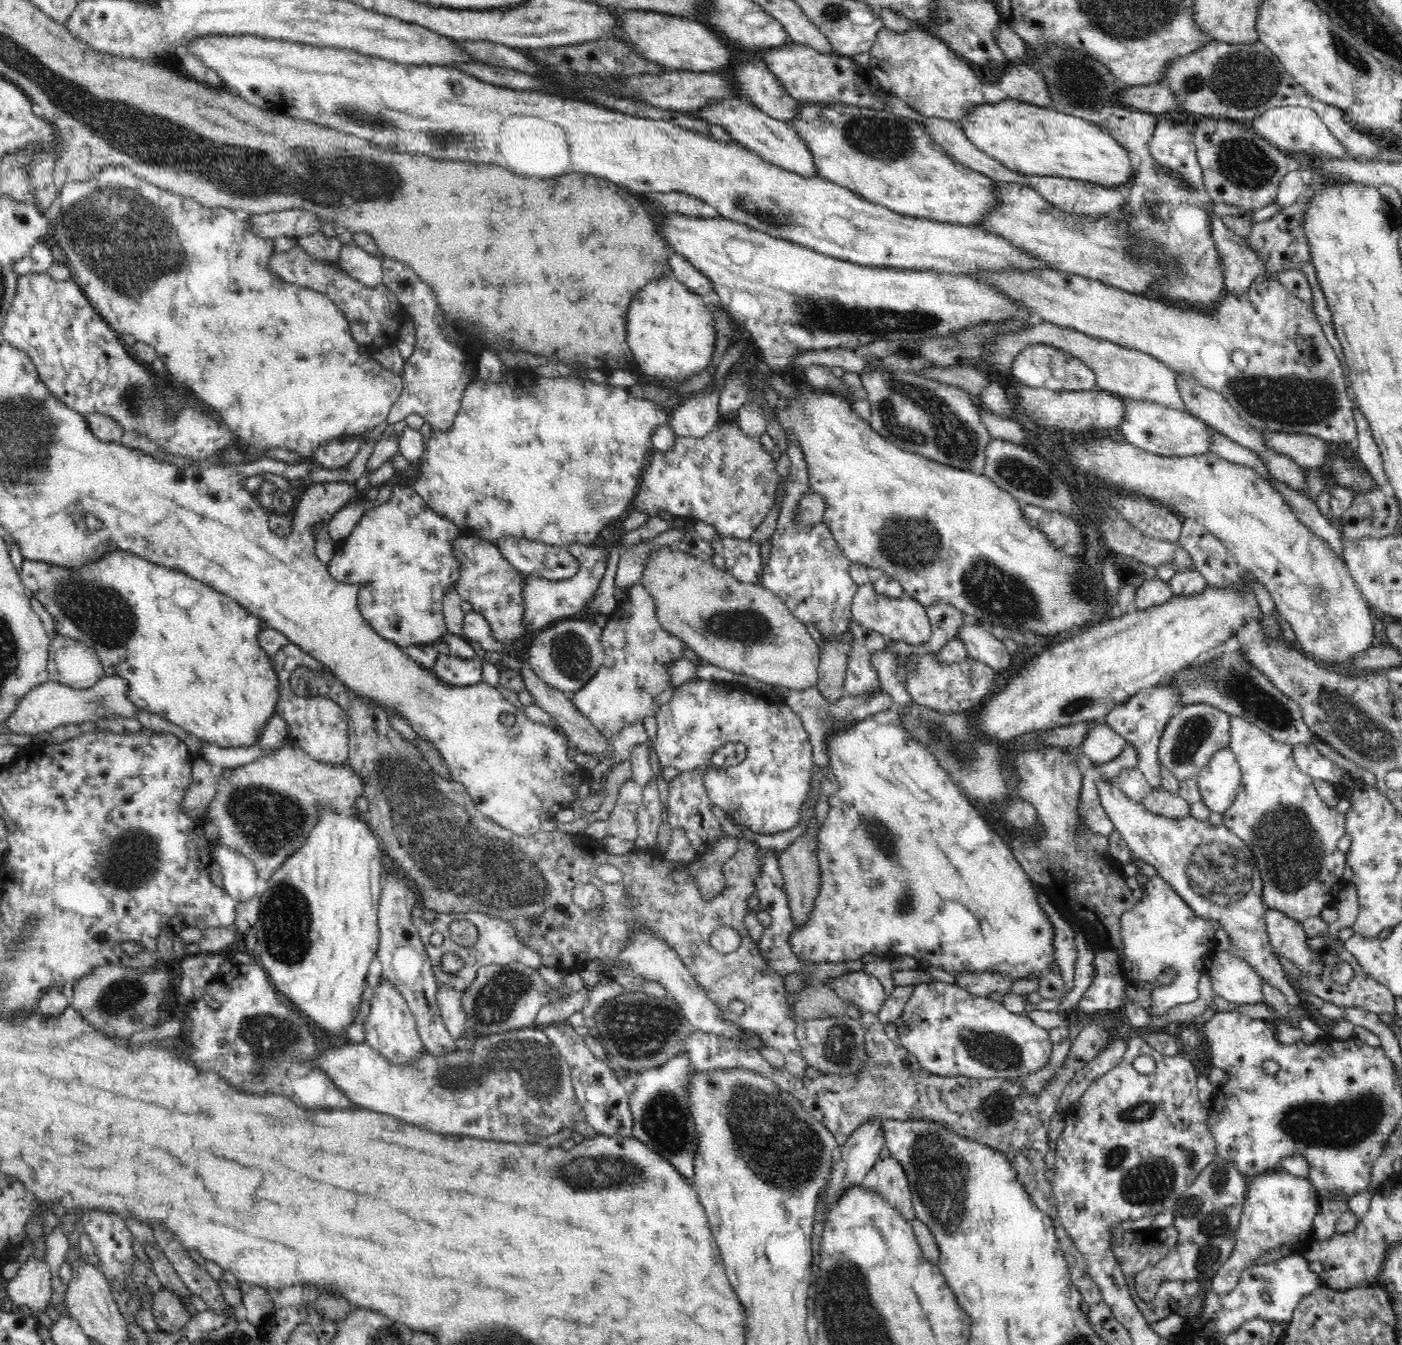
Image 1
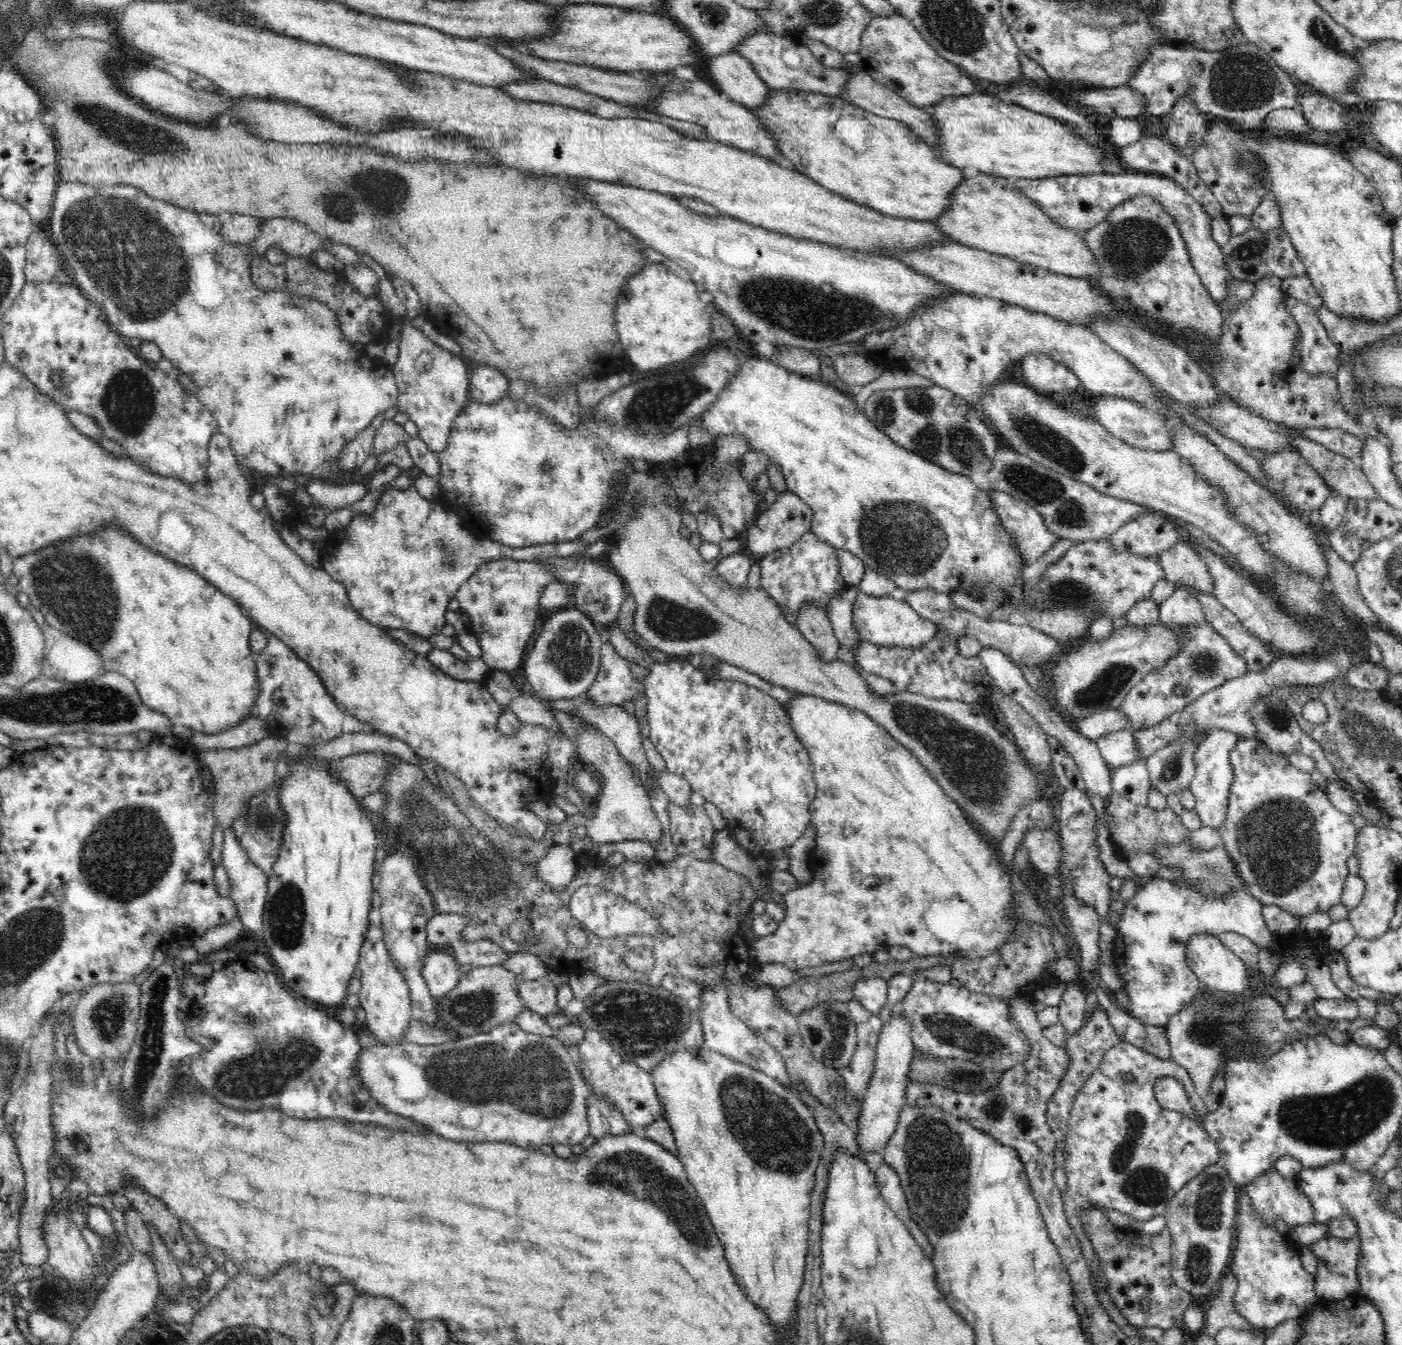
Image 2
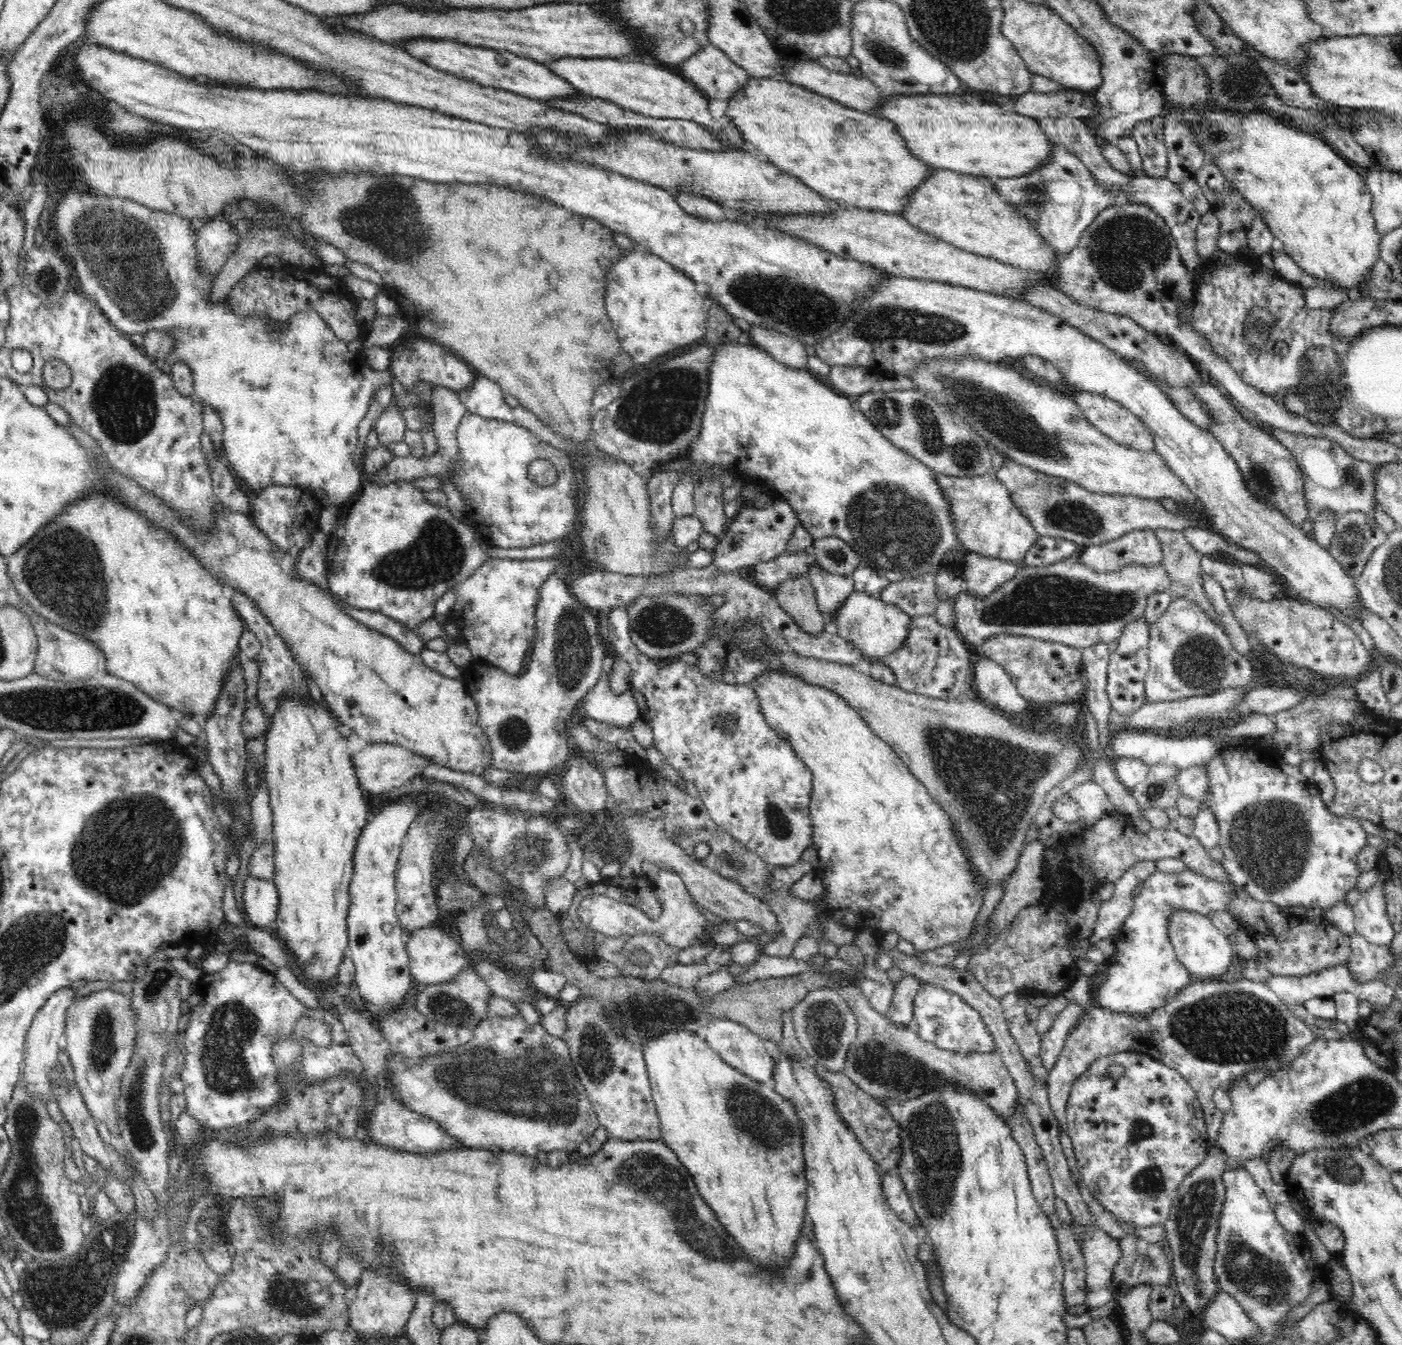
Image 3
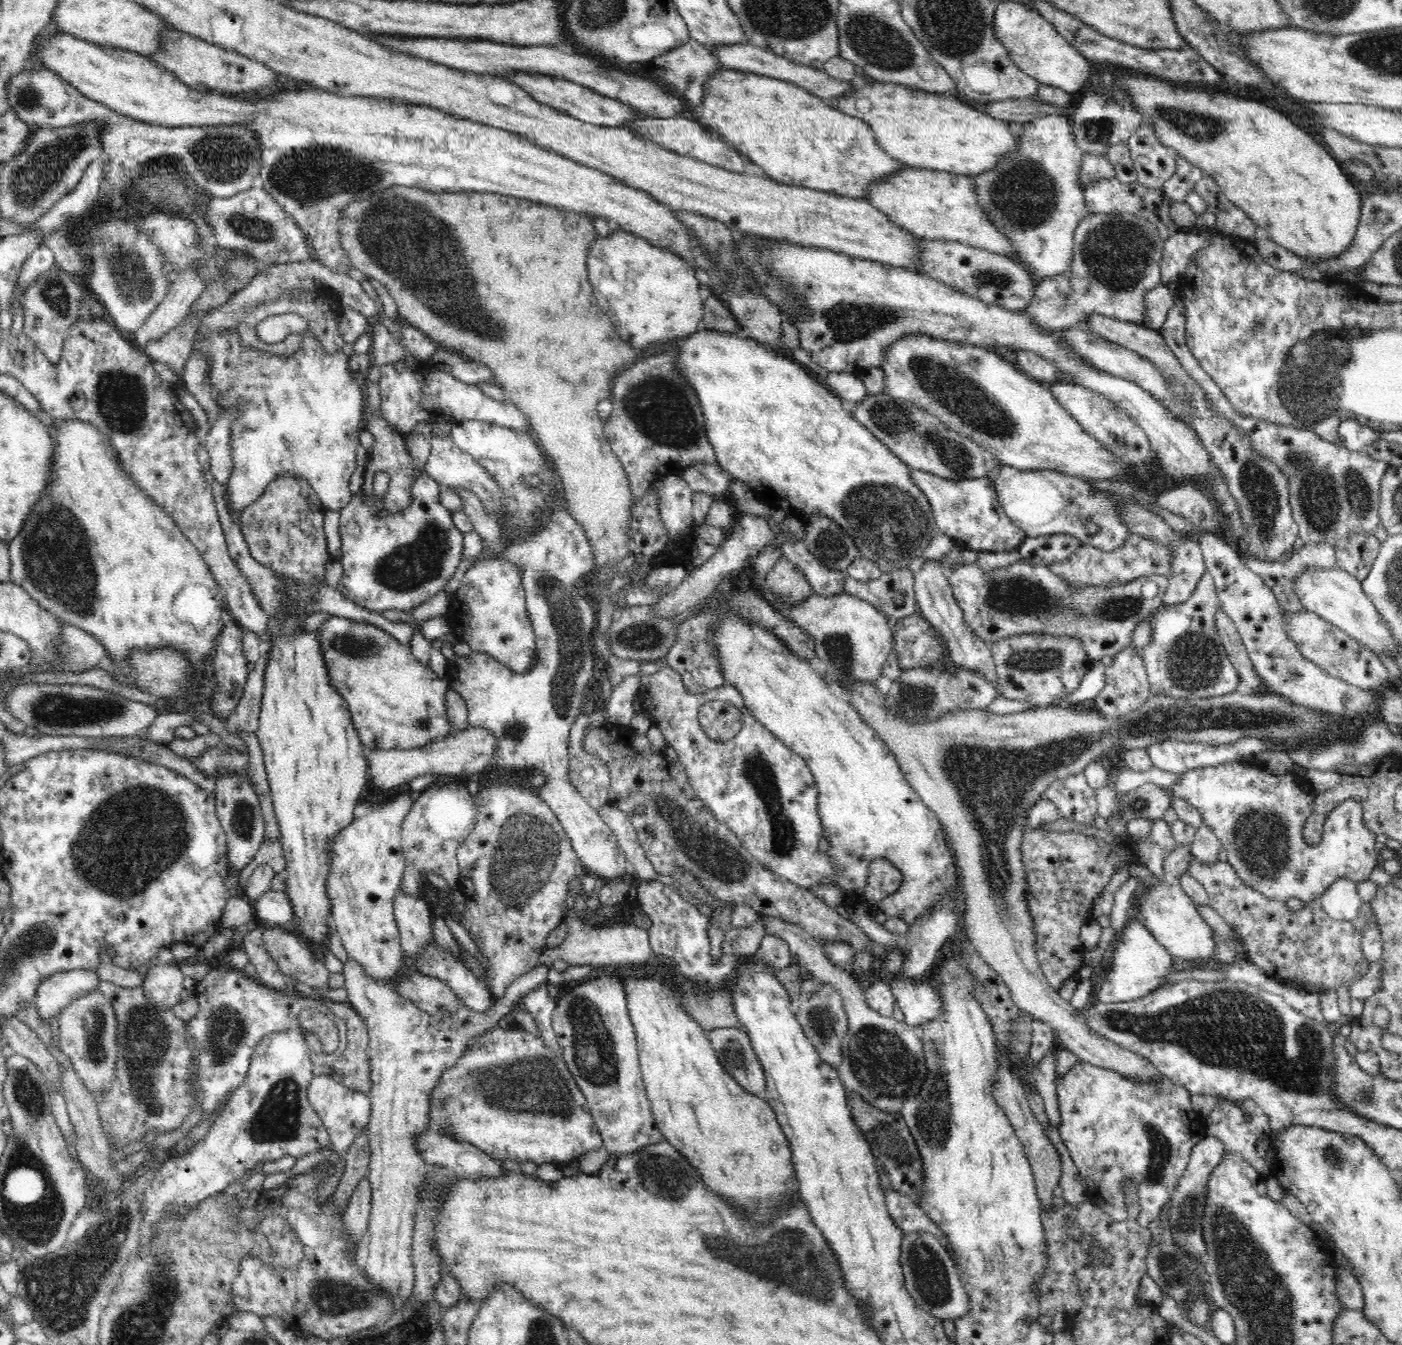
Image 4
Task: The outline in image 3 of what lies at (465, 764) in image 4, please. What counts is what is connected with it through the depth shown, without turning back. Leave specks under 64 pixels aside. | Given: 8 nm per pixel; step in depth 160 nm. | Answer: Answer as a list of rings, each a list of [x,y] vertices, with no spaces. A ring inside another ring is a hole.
[[[369,743],[352,756],[352,765],[356,769],[358,783],[366,794],[384,794],[394,790],[394,788],[400,788],[406,782],[420,777],[424,768],[430,764],[435,764],[434,759],[388,743]]]

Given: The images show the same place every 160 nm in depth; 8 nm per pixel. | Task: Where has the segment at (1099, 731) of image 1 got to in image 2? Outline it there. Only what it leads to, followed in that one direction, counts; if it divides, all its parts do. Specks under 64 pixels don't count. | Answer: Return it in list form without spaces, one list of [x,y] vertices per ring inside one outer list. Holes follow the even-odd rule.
[[[1132,729],[1121,730],[1098,738],[1095,742],[1108,768],[1113,771],[1119,766],[1138,761],[1138,745]]]

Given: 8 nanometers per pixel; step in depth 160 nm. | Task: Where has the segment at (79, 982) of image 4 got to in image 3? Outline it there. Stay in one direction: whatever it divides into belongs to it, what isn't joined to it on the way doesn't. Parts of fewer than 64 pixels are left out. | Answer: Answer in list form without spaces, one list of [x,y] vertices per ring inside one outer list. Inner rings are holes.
[[[74,986],[60,988],[53,995],[45,1000],[36,1017],[33,1019],[31,1028],[26,1036],[25,1056],[23,1058],[23,1066],[21,1078],[26,1083],[26,1091],[48,1100],[51,1096],[51,1076],[54,1075],[54,1068],[58,1061],[58,1051],[66,1032],[67,1010],[73,1003]]]

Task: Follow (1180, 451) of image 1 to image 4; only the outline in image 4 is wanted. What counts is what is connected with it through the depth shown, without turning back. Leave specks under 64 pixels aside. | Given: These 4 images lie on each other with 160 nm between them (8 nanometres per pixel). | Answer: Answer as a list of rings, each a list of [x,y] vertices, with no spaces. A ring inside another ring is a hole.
[[[1074,383],[1047,385],[1051,389],[1054,399],[1060,402],[1060,407],[1077,420],[1084,432],[1092,436],[1092,439],[1096,439],[1108,452],[1118,456],[1118,459],[1122,459],[1126,465],[1145,467],[1153,459],[1153,450],[1148,436],[1138,427],[1135,420],[1130,419],[1124,410],[1121,410],[1108,398]]]

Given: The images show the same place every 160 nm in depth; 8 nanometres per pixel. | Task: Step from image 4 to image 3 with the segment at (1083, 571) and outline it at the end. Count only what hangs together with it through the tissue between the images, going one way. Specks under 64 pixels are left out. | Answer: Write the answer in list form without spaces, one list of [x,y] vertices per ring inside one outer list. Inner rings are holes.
[[[1151,529],[1136,530],[1099,546],[1081,546],[1081,562],[1096,572],[1114,572],[1132,564],[1142,566],[1158,566],[1163,561],[1162,545]]]

